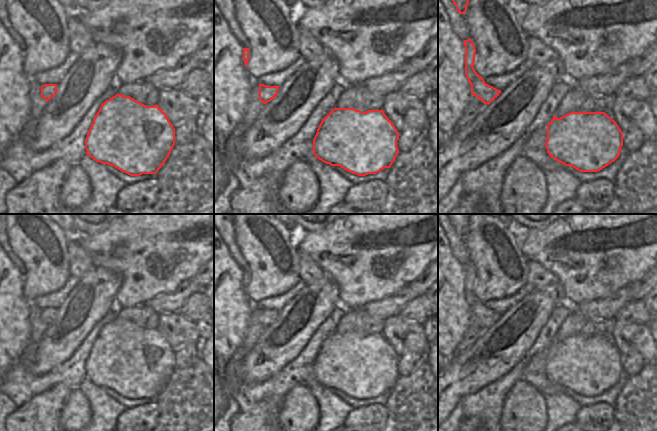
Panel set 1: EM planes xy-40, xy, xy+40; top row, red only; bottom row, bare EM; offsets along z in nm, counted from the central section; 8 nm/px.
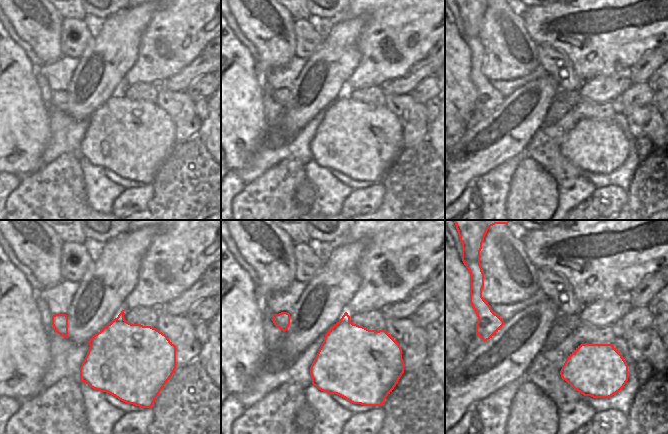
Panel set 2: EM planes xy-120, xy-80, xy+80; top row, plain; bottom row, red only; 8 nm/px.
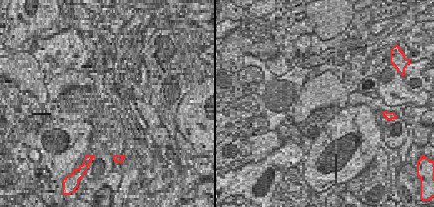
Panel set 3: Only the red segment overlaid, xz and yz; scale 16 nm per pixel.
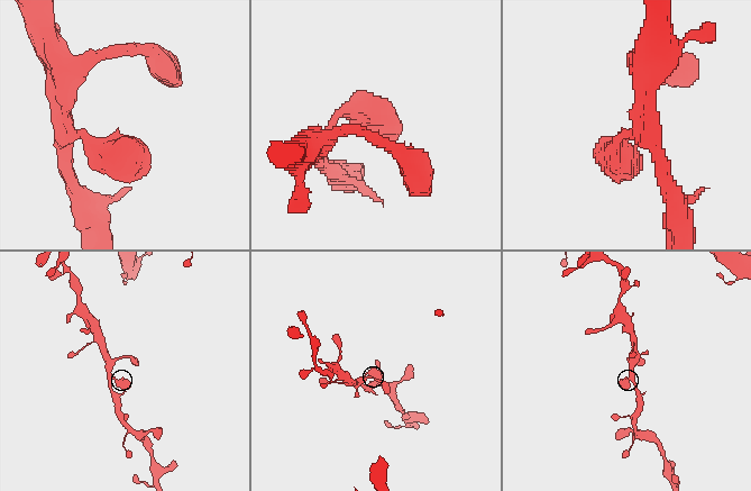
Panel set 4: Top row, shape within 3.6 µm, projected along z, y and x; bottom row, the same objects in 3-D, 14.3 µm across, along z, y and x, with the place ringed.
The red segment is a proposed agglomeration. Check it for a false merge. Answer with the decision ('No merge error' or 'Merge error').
No merge error.

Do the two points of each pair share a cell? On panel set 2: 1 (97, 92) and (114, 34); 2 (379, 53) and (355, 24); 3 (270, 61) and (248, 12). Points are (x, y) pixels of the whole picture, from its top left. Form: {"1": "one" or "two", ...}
{"1": "one", "2": "two", "3": "one"}

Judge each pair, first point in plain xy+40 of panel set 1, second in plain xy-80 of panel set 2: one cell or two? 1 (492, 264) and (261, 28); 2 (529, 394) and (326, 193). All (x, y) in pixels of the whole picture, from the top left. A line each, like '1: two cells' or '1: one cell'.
1: one cell
2: two cells

